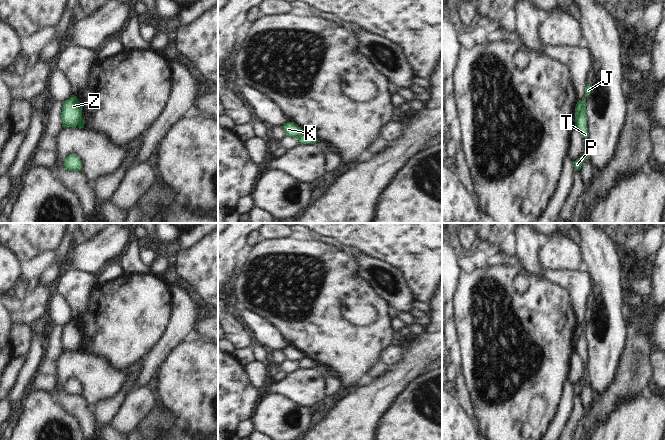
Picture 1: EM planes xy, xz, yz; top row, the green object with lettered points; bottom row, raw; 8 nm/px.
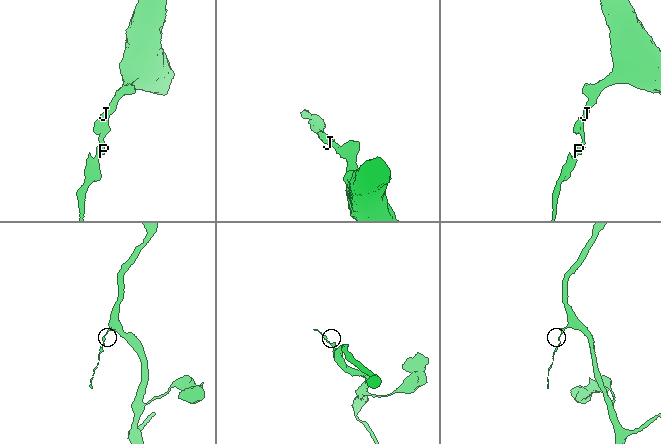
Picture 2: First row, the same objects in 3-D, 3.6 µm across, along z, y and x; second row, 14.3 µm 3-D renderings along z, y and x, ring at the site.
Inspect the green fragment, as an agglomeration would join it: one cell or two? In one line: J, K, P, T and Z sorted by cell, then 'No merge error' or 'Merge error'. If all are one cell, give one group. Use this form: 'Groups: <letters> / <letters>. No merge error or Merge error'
Groups: J K Z / P T. Merge error.

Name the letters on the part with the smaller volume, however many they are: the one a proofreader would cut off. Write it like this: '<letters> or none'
P, T

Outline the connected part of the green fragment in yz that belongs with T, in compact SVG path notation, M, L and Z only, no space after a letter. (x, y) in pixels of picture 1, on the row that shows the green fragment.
M586 99L583 102L582 109L575 120L575 128L578 129L582 136L585 137L586 139L589 136L588 128L587 128L587 110L586 110Z

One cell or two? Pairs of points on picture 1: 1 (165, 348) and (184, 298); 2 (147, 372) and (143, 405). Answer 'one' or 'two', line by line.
1: one
2: two

